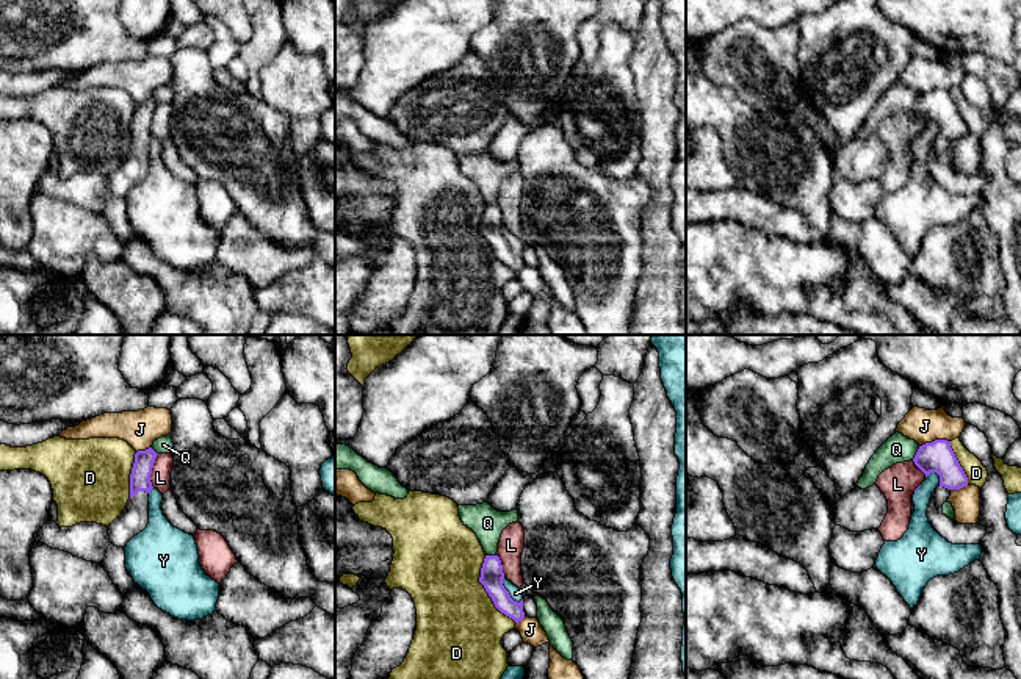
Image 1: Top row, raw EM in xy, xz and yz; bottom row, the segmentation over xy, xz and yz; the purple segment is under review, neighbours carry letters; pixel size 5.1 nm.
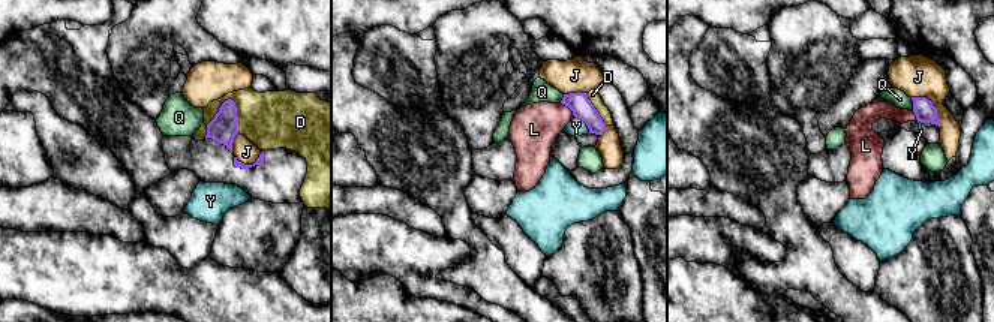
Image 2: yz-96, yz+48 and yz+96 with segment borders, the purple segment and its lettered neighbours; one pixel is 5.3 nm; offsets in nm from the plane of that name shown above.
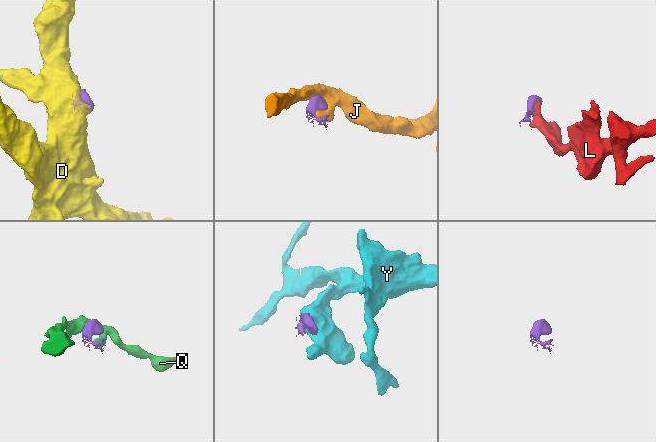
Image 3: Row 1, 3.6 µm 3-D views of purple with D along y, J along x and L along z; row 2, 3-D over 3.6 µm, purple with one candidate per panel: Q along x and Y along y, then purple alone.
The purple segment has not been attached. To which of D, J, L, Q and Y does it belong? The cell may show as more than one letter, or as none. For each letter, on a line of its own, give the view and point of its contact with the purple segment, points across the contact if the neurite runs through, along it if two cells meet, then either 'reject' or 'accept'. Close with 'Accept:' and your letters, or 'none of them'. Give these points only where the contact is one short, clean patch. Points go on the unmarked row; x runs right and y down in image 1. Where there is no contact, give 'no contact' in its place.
D: contact xz (486, 240); reject
J: contact yz (935, 89); reject
L: contact xy (151, 121); border xy (158, 104), (151, 124), (152, 136); reject
Q: contact yz (916, 102); border yz (919, 96), (912, 108); reject
Y: contact xz (508, 241); reject
Accept: none of them

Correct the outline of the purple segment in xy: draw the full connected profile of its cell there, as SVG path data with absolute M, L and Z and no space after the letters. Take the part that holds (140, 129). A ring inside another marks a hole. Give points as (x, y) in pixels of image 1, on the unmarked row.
M149 97L135 103L130 124L130 149L122 163L108 175L110 192L125 197L127 192L149 174L150 124L157 102Z

